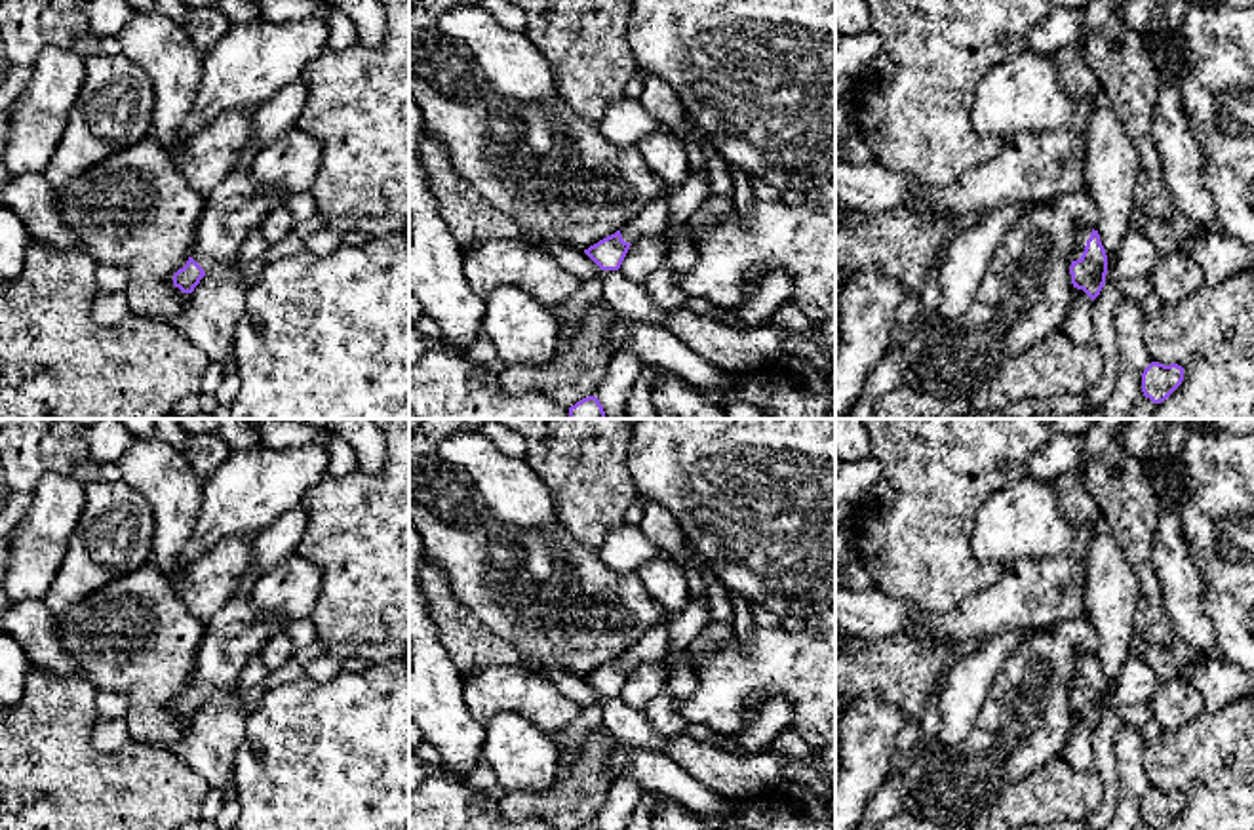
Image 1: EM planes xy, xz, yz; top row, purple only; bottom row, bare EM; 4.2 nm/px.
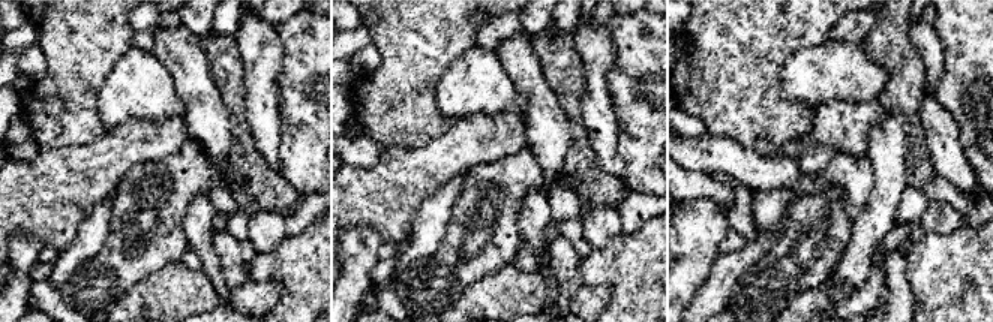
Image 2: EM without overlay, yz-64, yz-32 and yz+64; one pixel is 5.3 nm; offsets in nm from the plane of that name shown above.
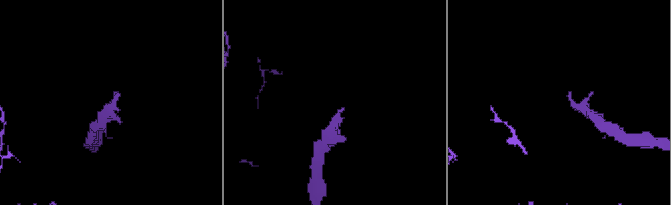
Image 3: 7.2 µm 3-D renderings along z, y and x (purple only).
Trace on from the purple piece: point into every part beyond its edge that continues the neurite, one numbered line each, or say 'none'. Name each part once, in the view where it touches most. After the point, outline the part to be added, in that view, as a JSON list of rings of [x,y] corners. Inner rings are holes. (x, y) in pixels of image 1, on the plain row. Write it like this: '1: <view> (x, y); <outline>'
1: yz (1083, 661); [[[1087,653],[1077,657],[1077,670],[1075,670],[1071,687],[1081,685],[1085,672],[1087,672],[1087,666],[1090,664],[1090,659],[1092,659],[1092,655],[1087,655]]]

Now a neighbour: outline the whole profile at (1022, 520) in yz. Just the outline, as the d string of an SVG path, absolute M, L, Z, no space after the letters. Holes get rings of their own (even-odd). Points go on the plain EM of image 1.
M1016 480L980 506L970 550L982 563L1012 567L1022 560L1083 558L1094 527L1077 527L1060 508L1052 480Z

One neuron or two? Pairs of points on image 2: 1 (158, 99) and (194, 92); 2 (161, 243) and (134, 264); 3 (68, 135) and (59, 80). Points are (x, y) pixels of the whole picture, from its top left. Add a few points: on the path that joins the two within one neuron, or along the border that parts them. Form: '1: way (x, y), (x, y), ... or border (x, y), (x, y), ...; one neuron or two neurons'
1: border (161, 63), (170, 74), (182, 113); two neurons
2: way (155, 244), (140, 258); one neuron
3: way (71, 122), (71, 93); one neuron

